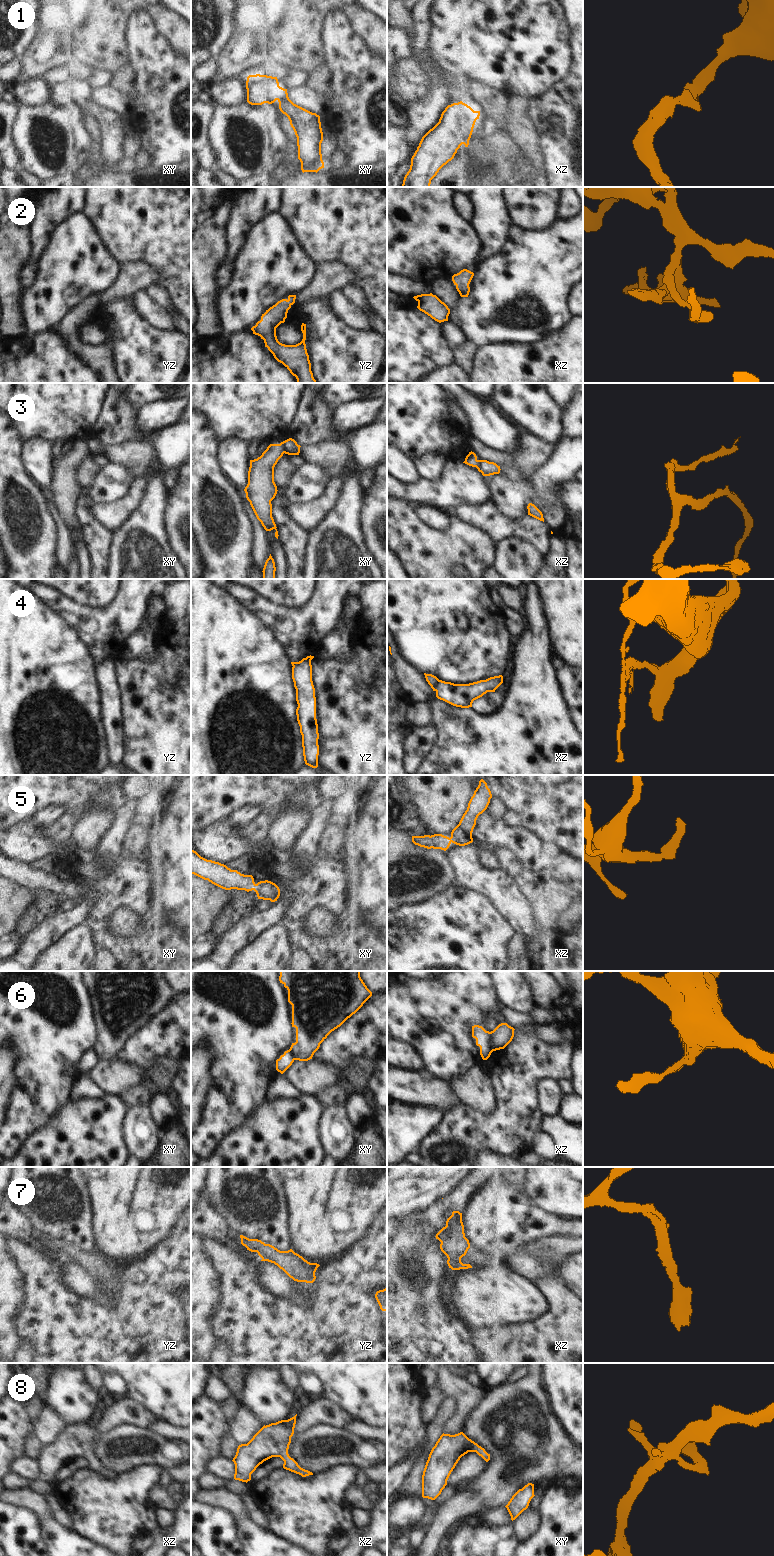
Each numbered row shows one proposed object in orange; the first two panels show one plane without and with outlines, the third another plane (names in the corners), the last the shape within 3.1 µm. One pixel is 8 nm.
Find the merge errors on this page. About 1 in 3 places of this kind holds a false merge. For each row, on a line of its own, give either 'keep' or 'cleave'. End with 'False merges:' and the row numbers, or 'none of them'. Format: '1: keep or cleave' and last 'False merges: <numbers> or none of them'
1: keep
2: keep
3: cleave
4: cleave
5: keep
6: cleave
7: keep
8: keep
False merges: 3, 4, 6

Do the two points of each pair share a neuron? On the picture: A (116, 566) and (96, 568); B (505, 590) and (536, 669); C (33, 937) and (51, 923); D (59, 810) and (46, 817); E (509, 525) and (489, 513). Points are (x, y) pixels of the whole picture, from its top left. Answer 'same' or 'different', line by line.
A: different
B: different
C: same
D: same
E: same

